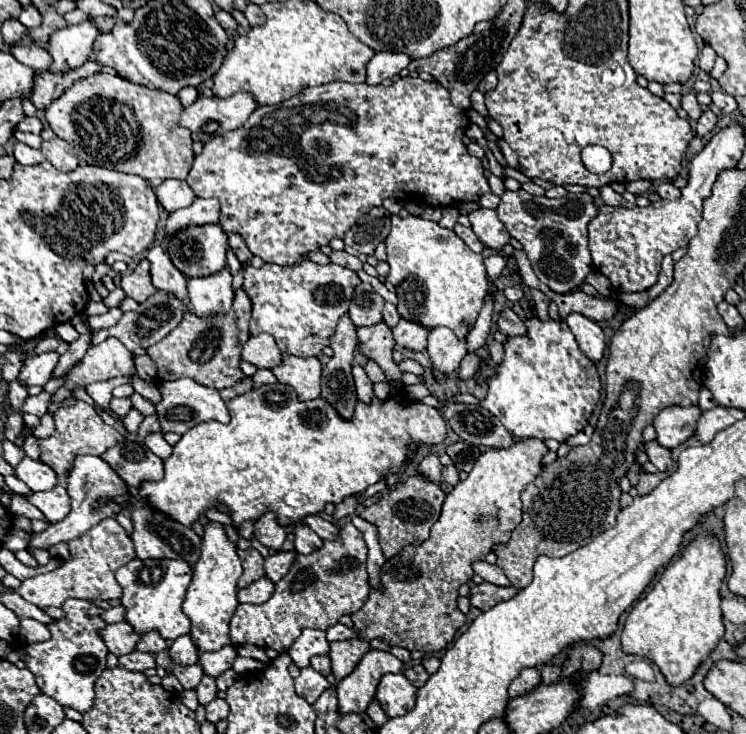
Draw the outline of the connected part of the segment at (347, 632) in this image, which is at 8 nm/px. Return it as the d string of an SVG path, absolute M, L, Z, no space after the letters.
M335 624L327 630L327 640L329 642L335 642L335 640L353 640L357 638L355 630L349 628L349 626L343 626L343 624Z

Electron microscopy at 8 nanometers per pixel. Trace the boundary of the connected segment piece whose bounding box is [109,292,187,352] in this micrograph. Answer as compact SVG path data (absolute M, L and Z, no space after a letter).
M155 292L151 298L147 298L143 304L139 304L139 308L135 312L125 312L121 316L121 320L109 328L109 336L121 340L125 344L127 350L137 352L137 350L147 350L149 346L157 344L159 340L163 340L171 330L175 330L185 314L187 304L183 300L177 300L175 296L169 296L167 292Z

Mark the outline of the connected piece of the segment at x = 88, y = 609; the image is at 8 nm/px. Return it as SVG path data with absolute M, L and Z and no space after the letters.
M69 598L63 604L63 612L63 618L49 622L47 630L51 632L51 638L47 642L21 642L17 646L23 648L23 662L35 674L37 686L43 694L55 698L61 706L71 706L79 712L87 712L93 706L95 680L107 668L109 650L101 638L101 630L107 626L107 622L103 620L103 608L87 600Z

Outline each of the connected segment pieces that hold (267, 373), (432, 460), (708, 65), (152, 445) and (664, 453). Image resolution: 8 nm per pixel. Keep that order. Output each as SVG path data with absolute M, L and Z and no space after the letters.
M257 370L255 376L253 376L253 386L255 388L259 388L263 384L273 384L273 382L277 382L277 380L275 380L275 376L273 376L271 370Z
M427 456L427 458L419 464L419 474L427 476L427 478L433 480L433 482L439 482L439 480L441 480L441 468L443 468L443 464L439 462L437 456Z
M705 45L699 55L699 67L701 70L710 74L711 69L714 66L715 60L717 58L716 52L709 45Z
M151 432L151 434L147 434L147 436L145 436L145 446L147 446L153 454L157 454L161 460L167 460L169 454L173 452L173 448L165 442L165 438L163 438L161 432Z
M657 440L653 442L645 442L645 454L649 456L649 460L653 462L653 466L659 472L667 472L673 468L673 460L671 460L671 452L667 448L663 448Z

